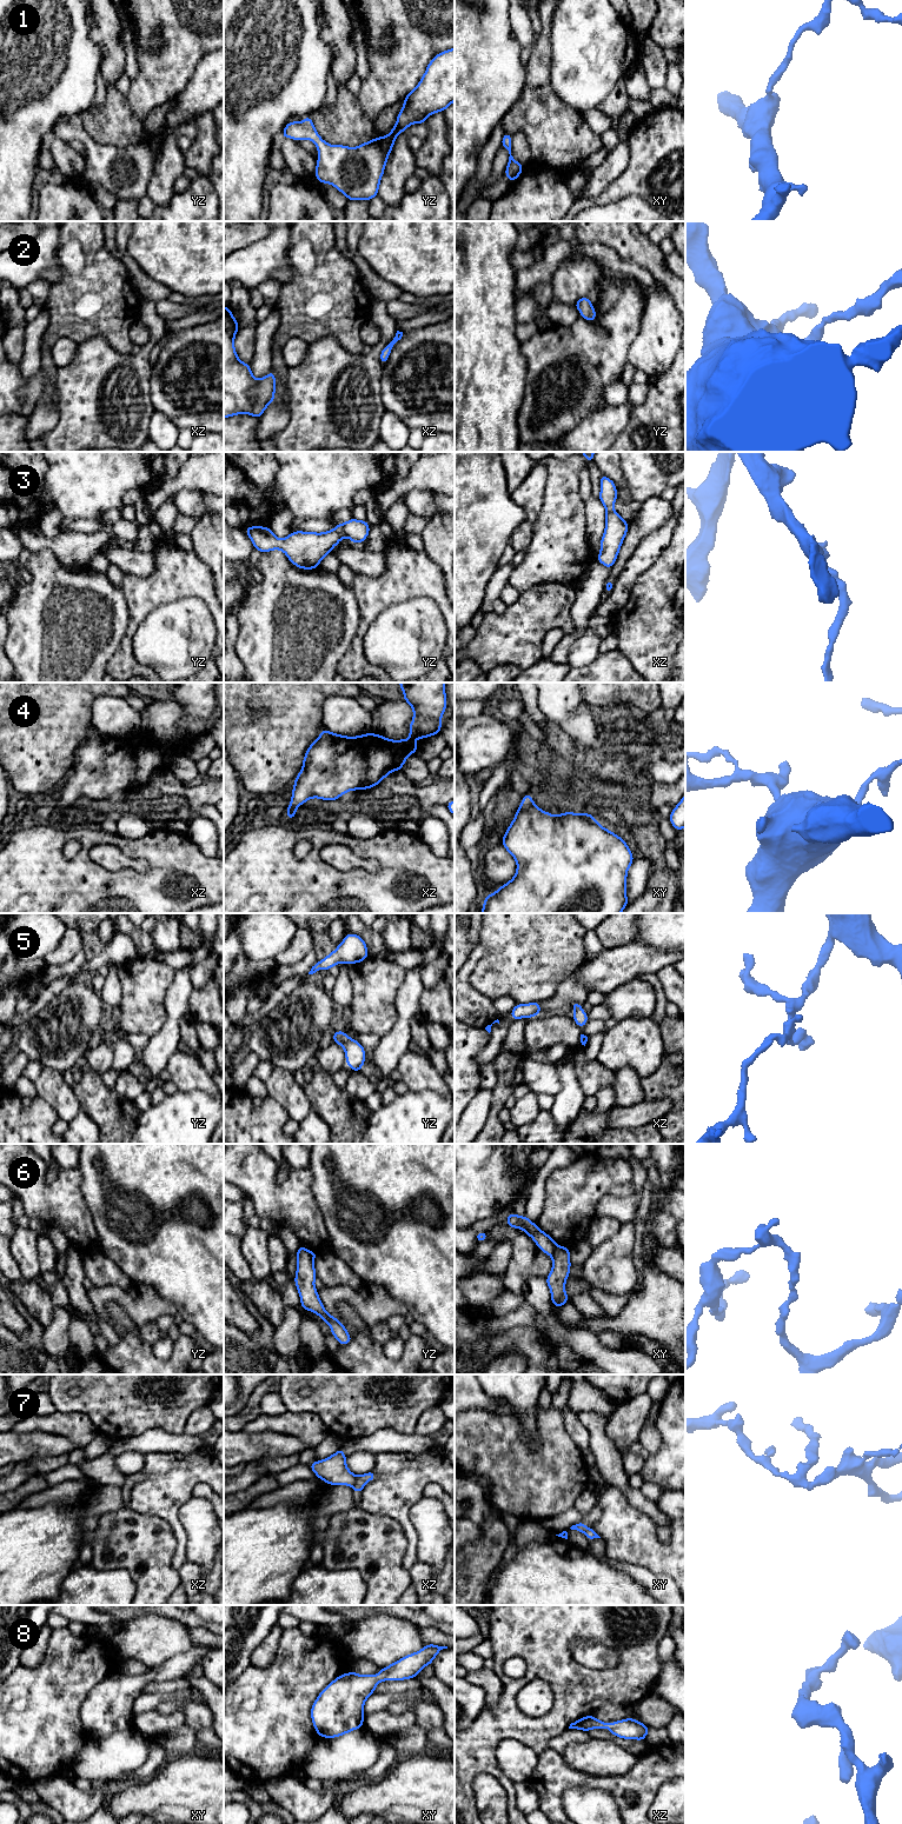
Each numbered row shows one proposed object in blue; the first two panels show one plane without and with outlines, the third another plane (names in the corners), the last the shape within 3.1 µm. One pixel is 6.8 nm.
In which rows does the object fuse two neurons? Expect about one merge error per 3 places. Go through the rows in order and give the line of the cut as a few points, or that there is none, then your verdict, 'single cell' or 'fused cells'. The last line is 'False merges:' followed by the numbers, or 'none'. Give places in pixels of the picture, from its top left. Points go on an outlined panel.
1: no cut; single cell
2: no cut; single cell
3: no cut; single cell
4: no cut; single cell
5: no cut; single cell
6: cut in xy along (557, 1245), (551, 1255); fused cells
7: cut in xz along (357, 1476), (356, 1483), (352, 1486); fused cells
8: no cut; single cell
False merges: 6, 7

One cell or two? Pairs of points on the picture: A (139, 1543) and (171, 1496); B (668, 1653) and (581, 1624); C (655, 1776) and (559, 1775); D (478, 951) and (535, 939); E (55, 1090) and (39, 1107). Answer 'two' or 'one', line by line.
A: two
B: two
C: one
D: two
E: two

